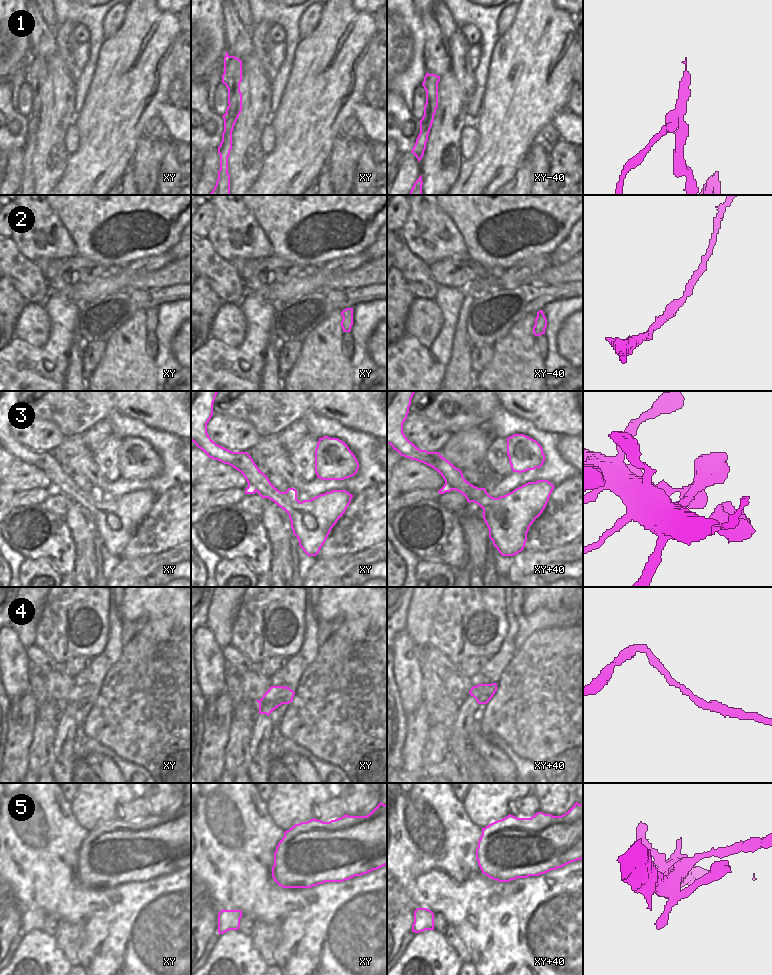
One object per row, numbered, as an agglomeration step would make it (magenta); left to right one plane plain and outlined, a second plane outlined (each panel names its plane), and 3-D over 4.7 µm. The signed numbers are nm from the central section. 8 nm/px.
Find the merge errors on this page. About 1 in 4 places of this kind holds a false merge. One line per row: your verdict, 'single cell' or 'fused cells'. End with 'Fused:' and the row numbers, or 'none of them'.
1: fused cells
2: single cell
3: single cell
4: single cell
5: single cell
Fused: 1

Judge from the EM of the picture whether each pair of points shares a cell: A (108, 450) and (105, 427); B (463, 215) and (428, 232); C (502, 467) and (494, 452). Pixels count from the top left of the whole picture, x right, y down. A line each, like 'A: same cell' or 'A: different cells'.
A: different cells
B: different cells
C: same cell

